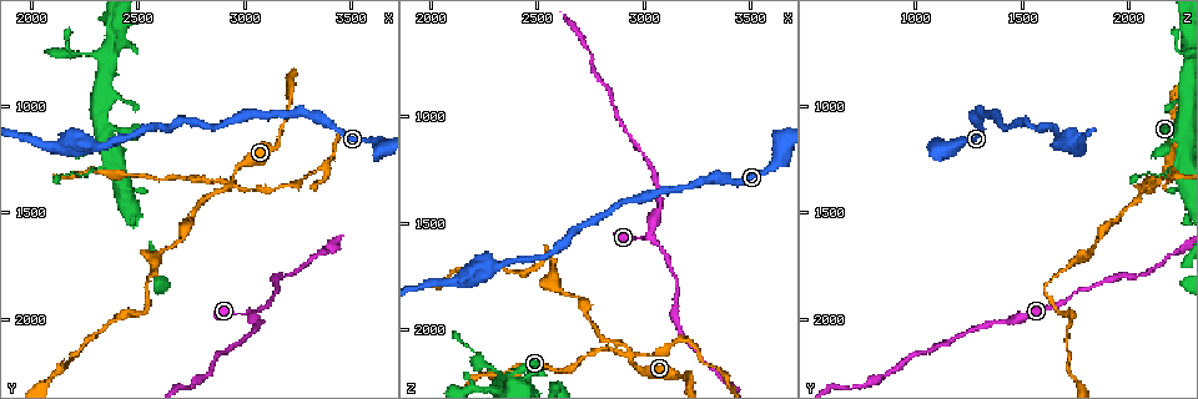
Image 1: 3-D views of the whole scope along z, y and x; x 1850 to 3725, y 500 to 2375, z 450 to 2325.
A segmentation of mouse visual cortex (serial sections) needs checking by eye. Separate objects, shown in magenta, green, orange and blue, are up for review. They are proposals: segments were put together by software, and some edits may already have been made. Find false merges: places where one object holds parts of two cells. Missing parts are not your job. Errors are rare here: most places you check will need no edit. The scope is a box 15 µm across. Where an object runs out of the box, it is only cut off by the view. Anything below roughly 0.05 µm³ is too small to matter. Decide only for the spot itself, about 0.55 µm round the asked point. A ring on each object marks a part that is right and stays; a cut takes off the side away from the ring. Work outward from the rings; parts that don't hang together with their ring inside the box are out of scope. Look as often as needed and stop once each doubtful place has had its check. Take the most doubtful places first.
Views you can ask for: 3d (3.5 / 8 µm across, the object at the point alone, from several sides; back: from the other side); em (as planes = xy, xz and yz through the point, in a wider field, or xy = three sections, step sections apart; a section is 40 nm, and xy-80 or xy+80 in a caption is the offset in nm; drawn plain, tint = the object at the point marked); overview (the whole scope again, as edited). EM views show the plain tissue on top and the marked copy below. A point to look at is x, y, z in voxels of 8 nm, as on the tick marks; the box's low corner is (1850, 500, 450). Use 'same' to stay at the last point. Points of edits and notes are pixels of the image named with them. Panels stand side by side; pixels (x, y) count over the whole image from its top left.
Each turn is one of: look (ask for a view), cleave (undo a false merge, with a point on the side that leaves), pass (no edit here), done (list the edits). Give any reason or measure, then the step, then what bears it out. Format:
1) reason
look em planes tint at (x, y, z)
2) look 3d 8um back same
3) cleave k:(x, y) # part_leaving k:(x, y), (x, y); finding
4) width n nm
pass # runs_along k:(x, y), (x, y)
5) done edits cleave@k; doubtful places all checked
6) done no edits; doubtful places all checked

looks like a crossing
look 3d 3.5um back at (2940, 1370, 2100)

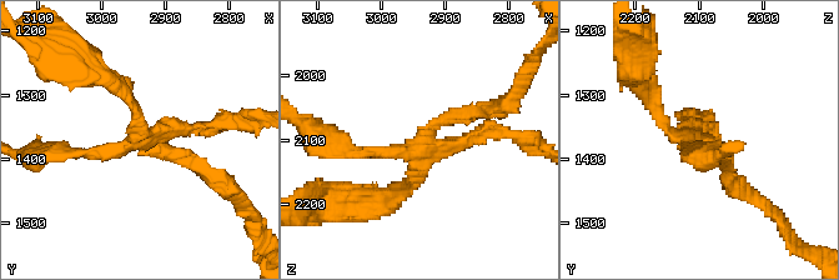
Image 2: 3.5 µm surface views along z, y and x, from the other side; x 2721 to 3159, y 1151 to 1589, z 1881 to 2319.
cleave 2:(89, 153) # a second cell is stuck on

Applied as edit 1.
thick turns thin
look 3d 3.5um at (3020, 1980, 1540)

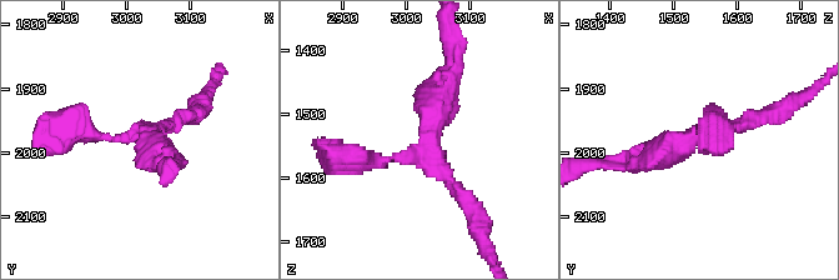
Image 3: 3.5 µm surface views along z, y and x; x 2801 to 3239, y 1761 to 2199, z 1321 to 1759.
look em xy step 1 tint at (3030, 1965, 1550)

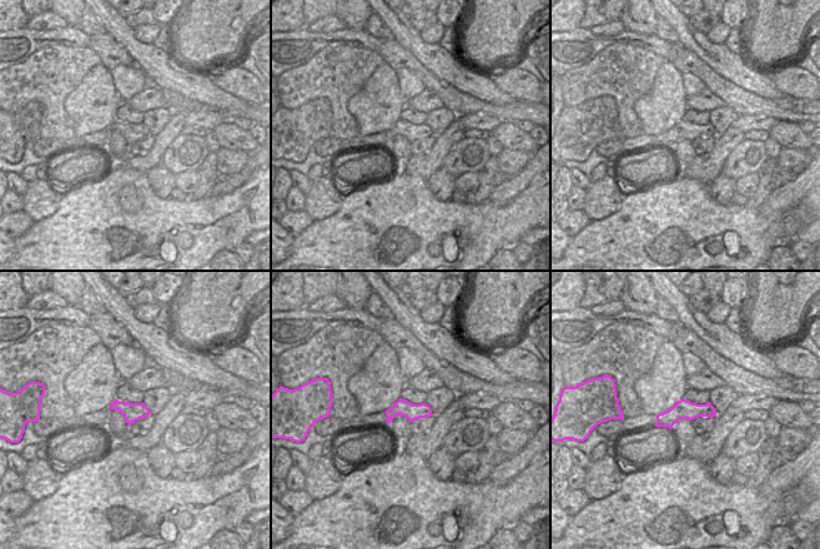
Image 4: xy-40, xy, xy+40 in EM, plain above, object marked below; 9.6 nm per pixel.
another direction
look em xy step 2 tint same

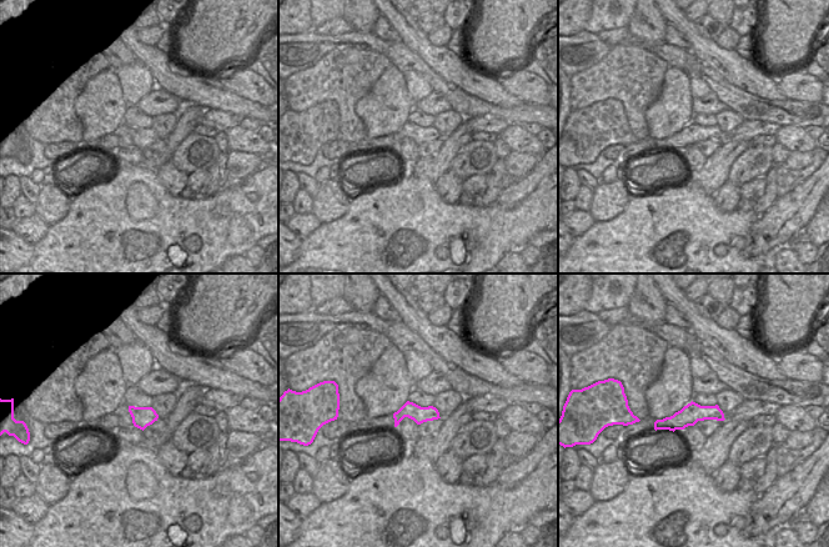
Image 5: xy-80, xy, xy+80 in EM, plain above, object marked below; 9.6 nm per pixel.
arm_widths 200, 300, 350 nm
pass # runs_along 3:(348, 158), (421, 154), (448, 80); one cell here

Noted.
abrupt turn
look 3d 3.5um back at (2550, 1860, 1600)

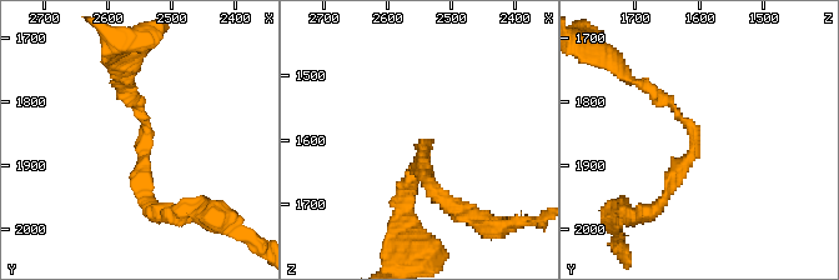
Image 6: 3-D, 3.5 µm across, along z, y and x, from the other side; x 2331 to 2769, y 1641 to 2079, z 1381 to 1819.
look em xy step 2 tint at (2540, 1850, 1605)

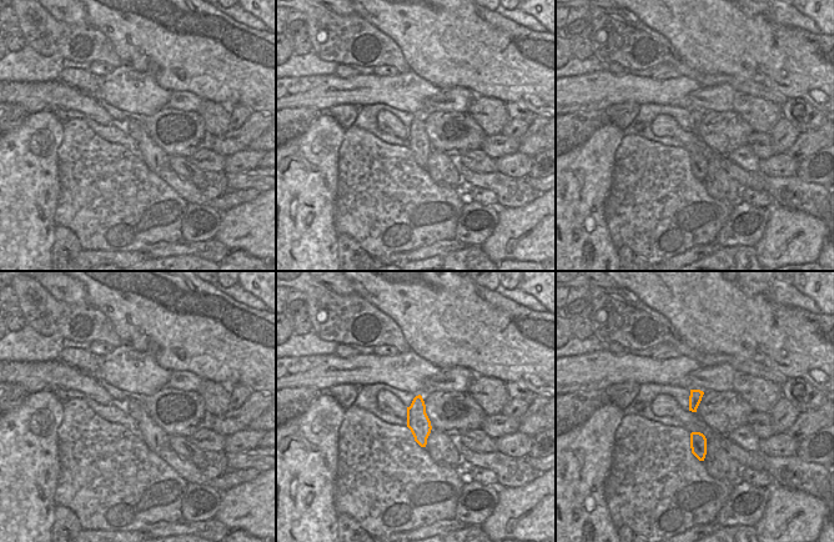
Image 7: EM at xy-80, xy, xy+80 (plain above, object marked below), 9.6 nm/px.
look em planes tint same

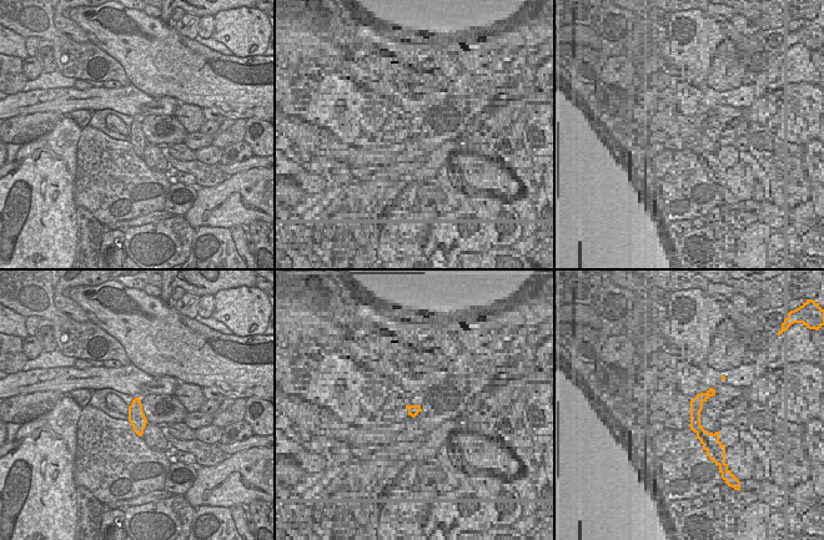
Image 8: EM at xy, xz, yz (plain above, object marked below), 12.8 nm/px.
pass # runs_along 6:(125, 81), (147, 124), (147, 208); one cell here

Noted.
done edits cleave@2; doubtful places all checked

